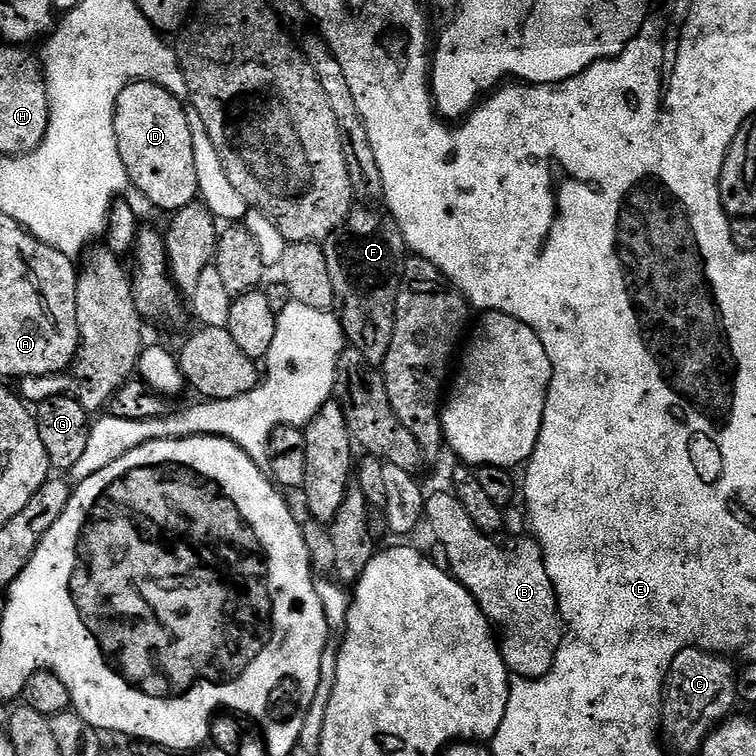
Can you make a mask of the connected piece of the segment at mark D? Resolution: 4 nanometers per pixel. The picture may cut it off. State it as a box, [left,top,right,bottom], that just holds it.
[112,80,200,214]

